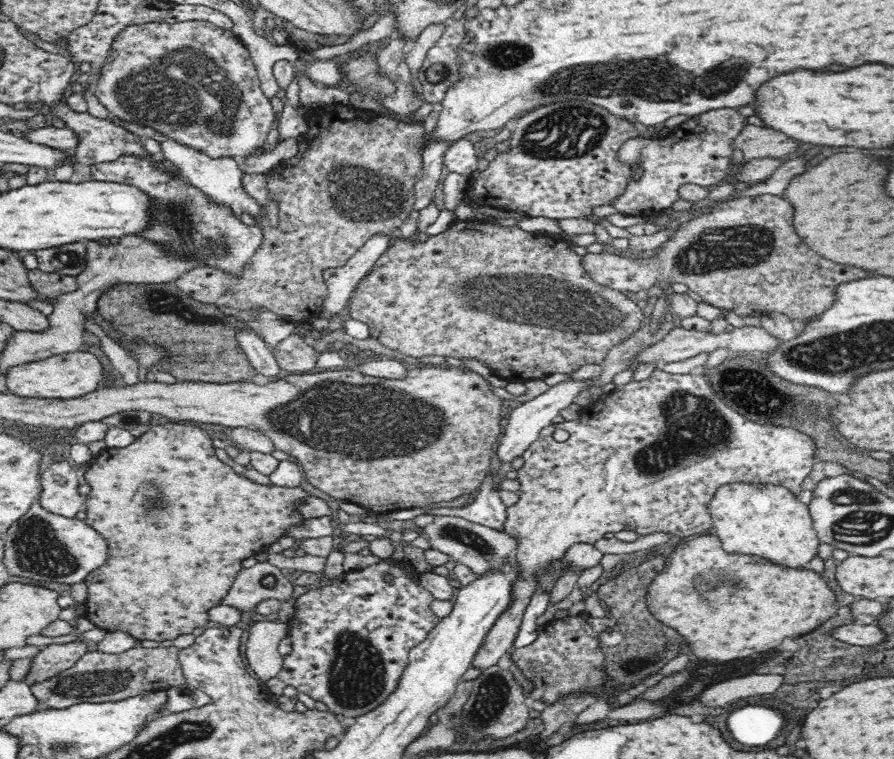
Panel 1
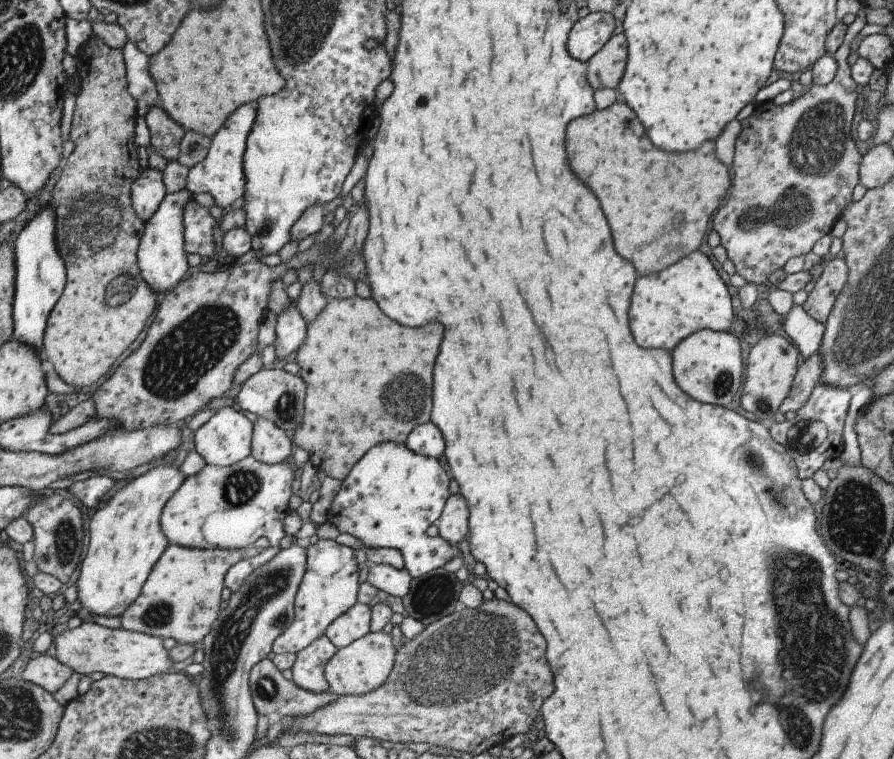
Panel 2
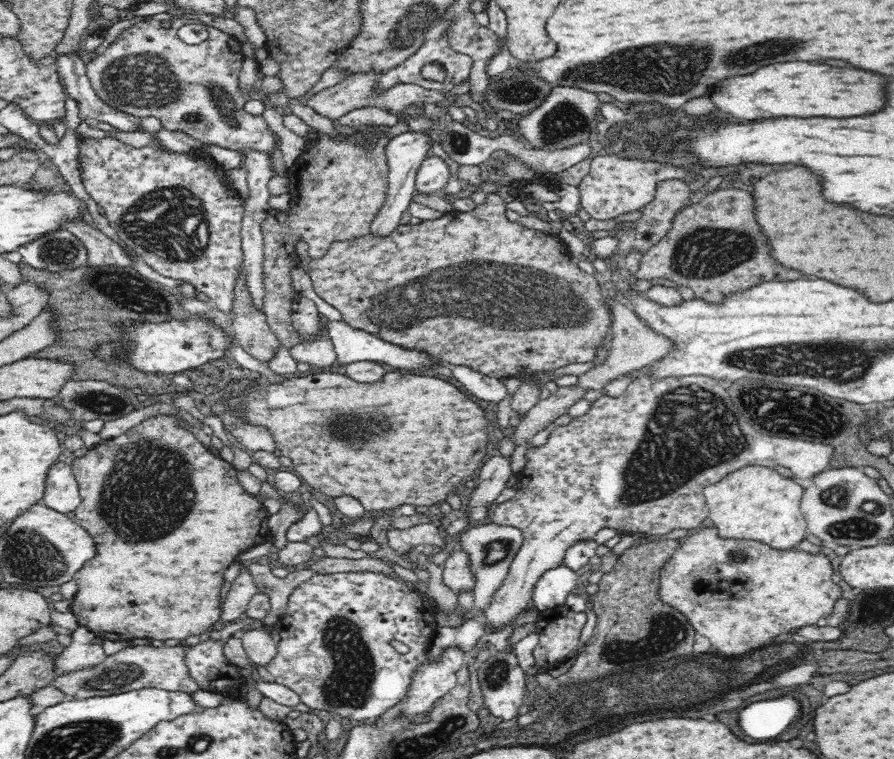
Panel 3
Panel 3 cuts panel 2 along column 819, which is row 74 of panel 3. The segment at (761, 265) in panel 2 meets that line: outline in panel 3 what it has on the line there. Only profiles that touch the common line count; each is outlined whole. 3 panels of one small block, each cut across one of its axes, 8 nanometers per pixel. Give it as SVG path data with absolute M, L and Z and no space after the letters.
M176 18L170 21L169 28L164 28L162 21L148 19L124 29L103 54L96 55L85 65L92 88L109 107L140 118L154 116L160 120L164 130L184 132L202 144L214 144L241 153L246 150L272 153L275 143L266 119L244 109L244 104L255 97L255 93L253 89L244 93L238 85L244 60L243 43L212 26L208 27L208 38L199 44L186 44L178 37L181 26L201 23L198 19Z

